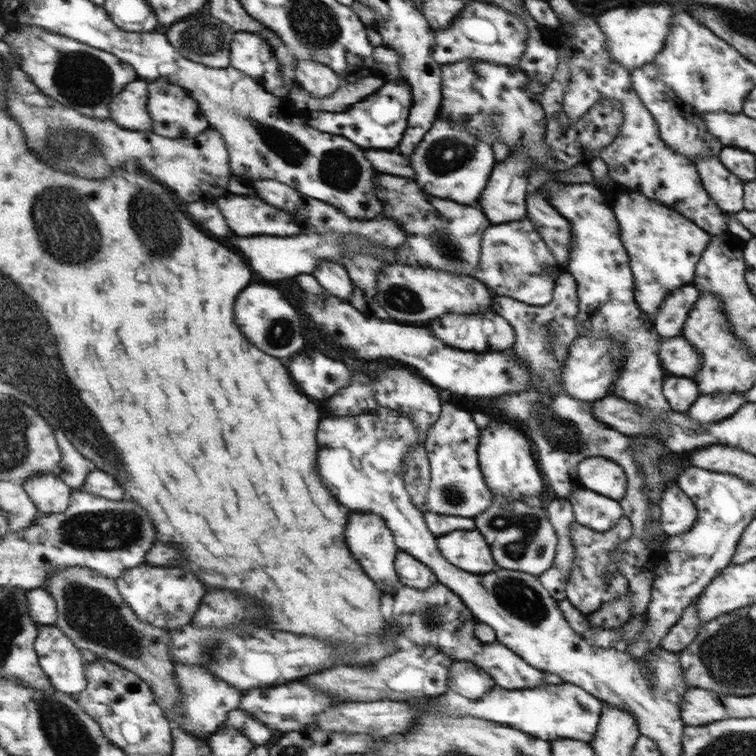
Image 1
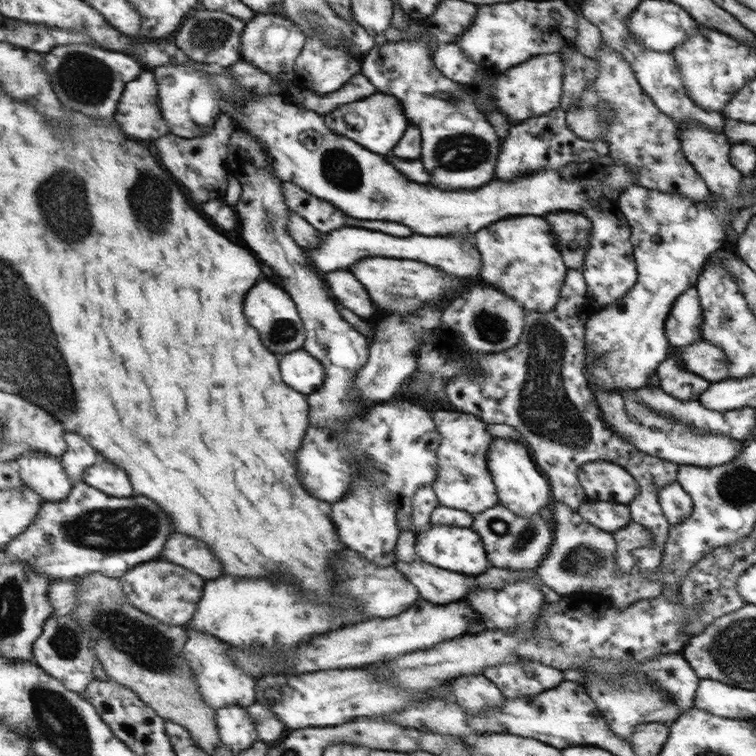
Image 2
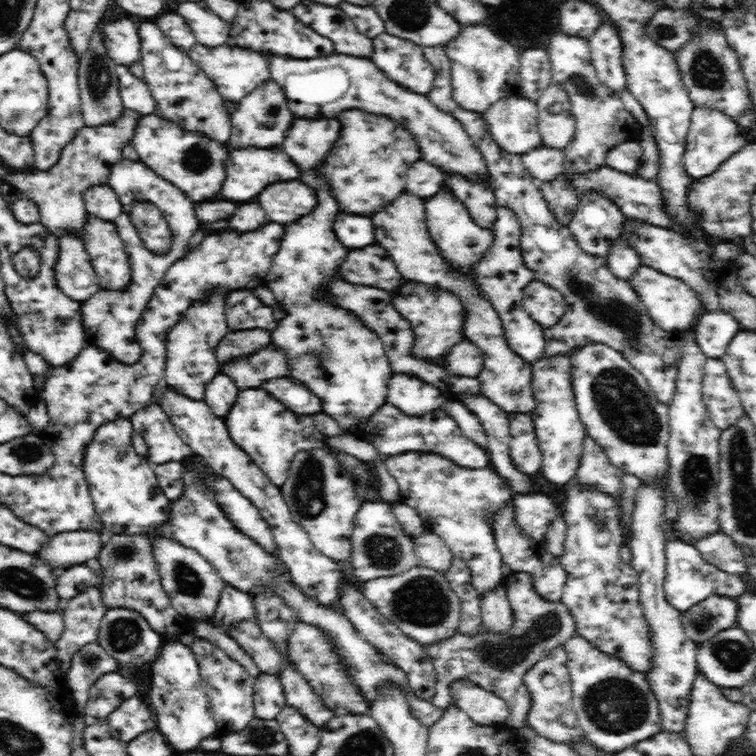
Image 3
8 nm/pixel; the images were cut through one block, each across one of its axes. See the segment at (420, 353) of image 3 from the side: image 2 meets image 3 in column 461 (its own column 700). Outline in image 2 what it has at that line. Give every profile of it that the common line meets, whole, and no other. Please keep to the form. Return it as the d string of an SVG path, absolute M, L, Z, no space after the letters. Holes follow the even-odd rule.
M697 288L685 291L673 305L667 331L670 345L674 348L690 347L704 340L704 309Z

